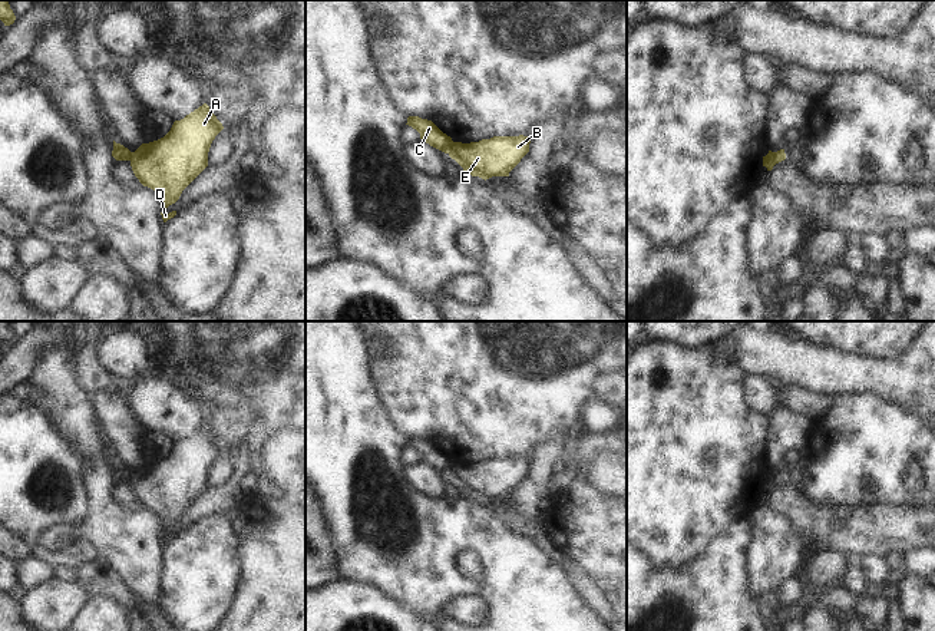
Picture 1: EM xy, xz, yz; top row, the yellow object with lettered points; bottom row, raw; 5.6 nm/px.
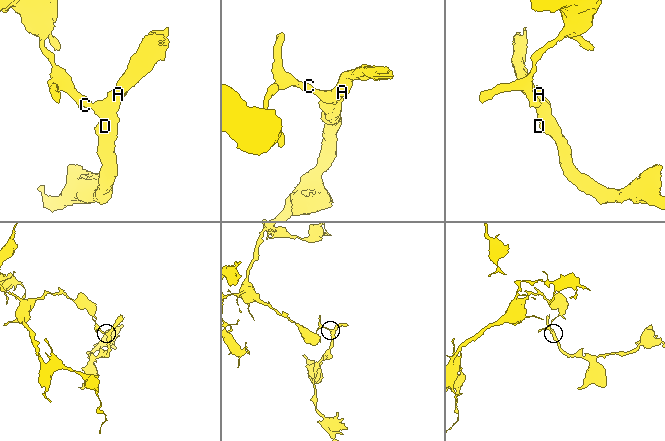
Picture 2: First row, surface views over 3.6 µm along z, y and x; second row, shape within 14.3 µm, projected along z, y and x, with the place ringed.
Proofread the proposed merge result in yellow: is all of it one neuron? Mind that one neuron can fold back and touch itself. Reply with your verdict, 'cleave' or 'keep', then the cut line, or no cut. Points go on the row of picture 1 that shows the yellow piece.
cleave; cut in xz along (455, 142), (448, 152)

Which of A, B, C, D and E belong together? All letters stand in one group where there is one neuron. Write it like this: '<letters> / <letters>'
A B D E / C

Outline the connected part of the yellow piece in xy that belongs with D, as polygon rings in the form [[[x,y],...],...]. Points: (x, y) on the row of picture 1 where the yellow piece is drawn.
[[[204,103],[181,120],[161,139],[142,143],[130,152],[130,166],[143,186],[156,191],[162,199],[162,219],[176,215],[166,212],[182,191],[208,166],[208,152],[222,123]]]

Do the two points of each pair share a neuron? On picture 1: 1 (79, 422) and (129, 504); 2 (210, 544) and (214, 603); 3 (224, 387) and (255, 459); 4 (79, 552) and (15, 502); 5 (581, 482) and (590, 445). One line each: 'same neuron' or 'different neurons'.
1: different neurons
2: same neuron
3: same neuron
4: same neuron
5: same neuron

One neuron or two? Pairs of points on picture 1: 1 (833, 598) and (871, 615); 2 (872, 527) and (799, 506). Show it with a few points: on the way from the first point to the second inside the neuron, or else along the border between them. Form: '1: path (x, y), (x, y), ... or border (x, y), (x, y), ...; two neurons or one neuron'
1: path (842, 600), (862, 607); one neuron
2: path (853, 527), (825, 527), (818, 524); one neuron

